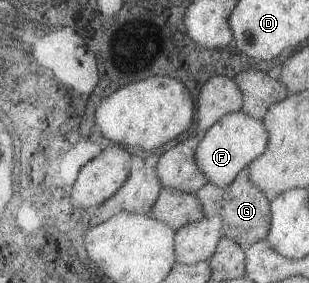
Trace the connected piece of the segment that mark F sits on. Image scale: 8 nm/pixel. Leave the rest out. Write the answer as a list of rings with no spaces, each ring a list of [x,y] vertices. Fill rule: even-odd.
[[[243,110],[225,115],[214,127],[204,132],[195,158],[209,182],[225,188],[235,182],[242,170],[267,152],[269,142],[270,132],[267,125]]]

